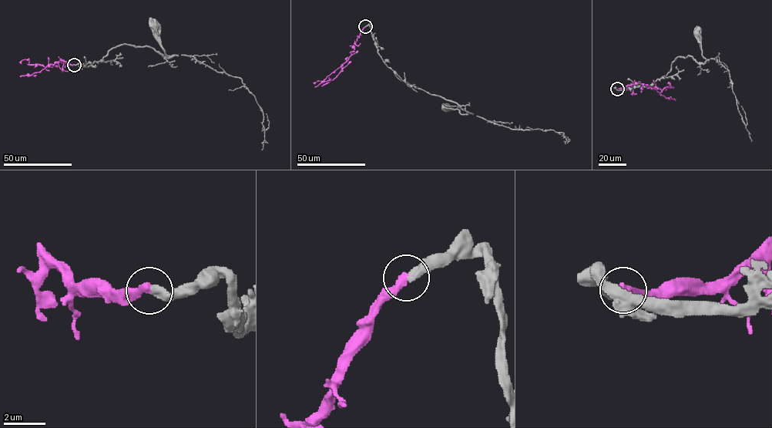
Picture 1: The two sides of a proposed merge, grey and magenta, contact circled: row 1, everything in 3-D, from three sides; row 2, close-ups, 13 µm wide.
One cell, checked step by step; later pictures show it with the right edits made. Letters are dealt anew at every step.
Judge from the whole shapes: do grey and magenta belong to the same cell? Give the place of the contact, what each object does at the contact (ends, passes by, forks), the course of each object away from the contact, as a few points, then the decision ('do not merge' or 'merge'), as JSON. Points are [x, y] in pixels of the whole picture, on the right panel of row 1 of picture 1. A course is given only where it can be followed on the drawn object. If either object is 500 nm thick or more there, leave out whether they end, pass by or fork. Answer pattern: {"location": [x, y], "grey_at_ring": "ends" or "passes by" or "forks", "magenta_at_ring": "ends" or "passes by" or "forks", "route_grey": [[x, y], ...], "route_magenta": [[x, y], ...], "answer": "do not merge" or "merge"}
{"location": [617, 89], "grey_at_ring": "ends", "magenta_at_ring": "ends", "route_grey": [[616, 89], [651, 85], [665, 77], [678, 57], [689, 55], [697, 62], [708, 61], [702, 55], [698, 32]], "route_magenta": [[616, 89], [639, 83], [662, 89], [672, 87], [668, 83], [670, 87]], "answer": "merge"}

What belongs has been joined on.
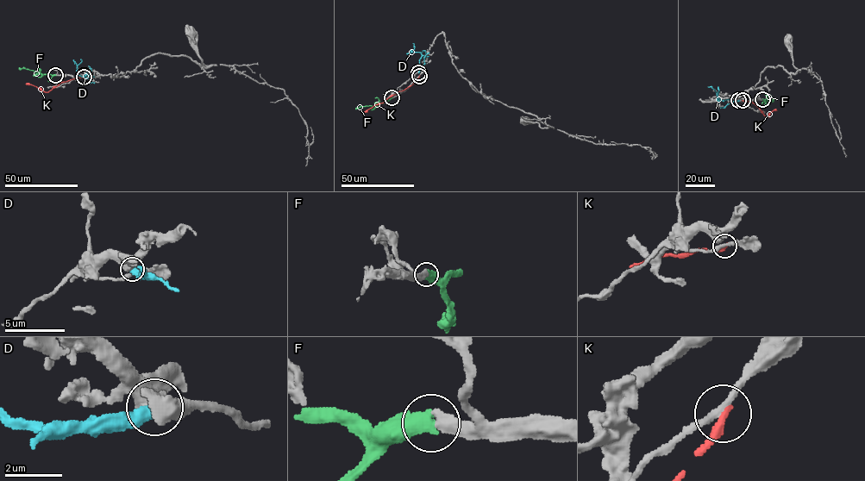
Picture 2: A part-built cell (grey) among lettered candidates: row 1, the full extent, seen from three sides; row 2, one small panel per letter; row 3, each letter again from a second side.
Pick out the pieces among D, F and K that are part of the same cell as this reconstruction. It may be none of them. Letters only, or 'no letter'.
F

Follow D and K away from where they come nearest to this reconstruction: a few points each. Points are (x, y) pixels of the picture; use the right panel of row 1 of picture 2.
D: (738, 100), (720, 100), (718, 103), (717, 93), (708, 87)
K: (742, 100), (754, 103), (766, 116), (776, 109)

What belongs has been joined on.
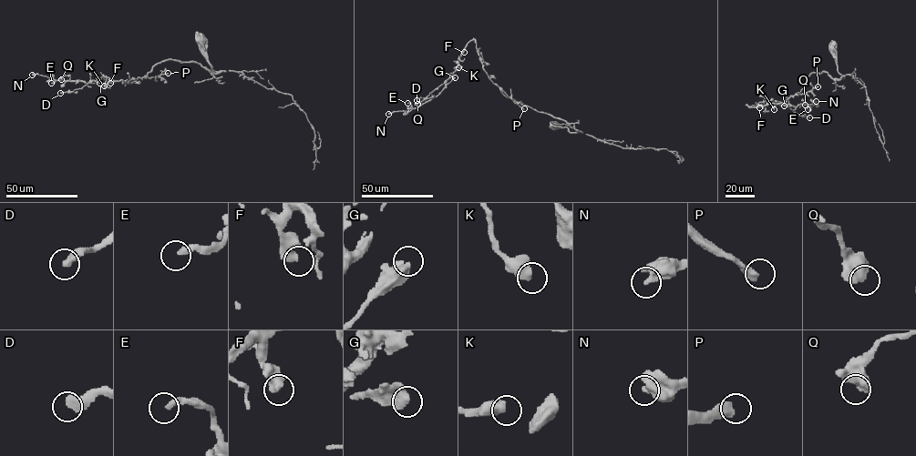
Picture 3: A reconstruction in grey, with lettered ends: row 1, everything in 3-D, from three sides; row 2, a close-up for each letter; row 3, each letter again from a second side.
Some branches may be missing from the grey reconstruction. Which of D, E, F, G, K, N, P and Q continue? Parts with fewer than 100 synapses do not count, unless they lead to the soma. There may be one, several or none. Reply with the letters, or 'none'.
P

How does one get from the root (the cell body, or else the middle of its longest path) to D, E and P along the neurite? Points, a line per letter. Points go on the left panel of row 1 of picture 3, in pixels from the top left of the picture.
D: (199, 38), (203, 56), (220, 72), (168, 59), (132, 82), (102, 76), (60, 93)
E: (199, 38), (203, 56), (220, 72), (168, 59), (130, 83), (105, 76), (87, 84), (51, 83)
P: (199, 38), (203, 56), (220, 71), (168, 59), (146, 77), (168, 73)

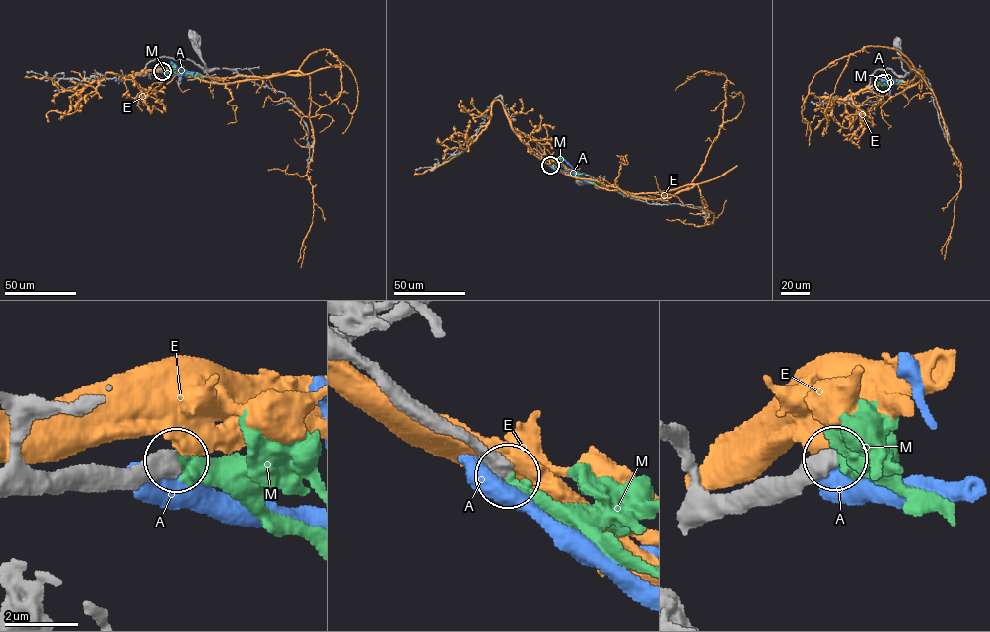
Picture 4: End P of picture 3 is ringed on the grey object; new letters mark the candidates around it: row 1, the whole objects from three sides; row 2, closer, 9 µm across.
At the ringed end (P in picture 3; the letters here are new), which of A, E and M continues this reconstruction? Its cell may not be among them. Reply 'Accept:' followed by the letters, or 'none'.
Accept: M

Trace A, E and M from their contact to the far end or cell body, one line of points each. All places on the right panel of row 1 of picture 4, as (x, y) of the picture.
A: (883, 84), (892, 84), (877, 75)
E: (883, 83), (912, 86), (923, 71), (896, 49), (867, 46), (818, 71), (801, 114), (810, 123), (809, 146)
M: (883, 83), (888, 84), (892, 79), (905, 84)

